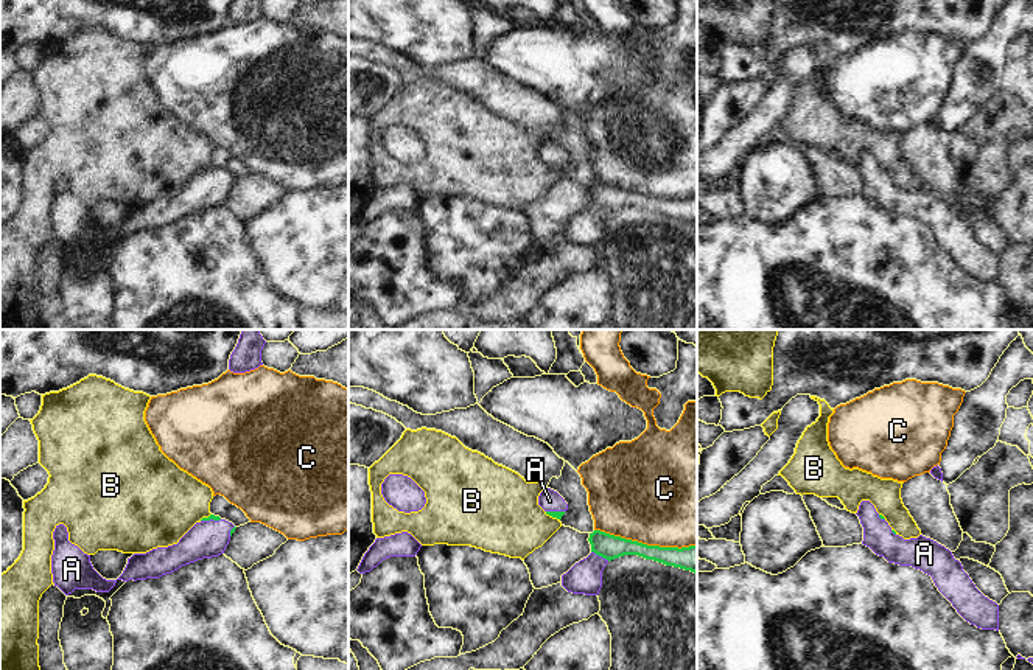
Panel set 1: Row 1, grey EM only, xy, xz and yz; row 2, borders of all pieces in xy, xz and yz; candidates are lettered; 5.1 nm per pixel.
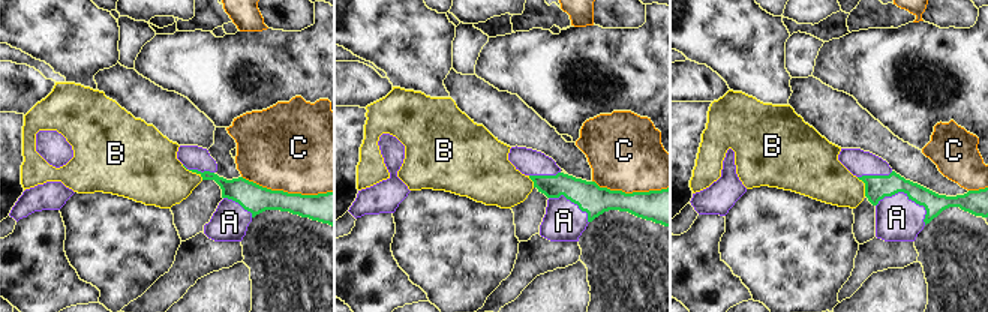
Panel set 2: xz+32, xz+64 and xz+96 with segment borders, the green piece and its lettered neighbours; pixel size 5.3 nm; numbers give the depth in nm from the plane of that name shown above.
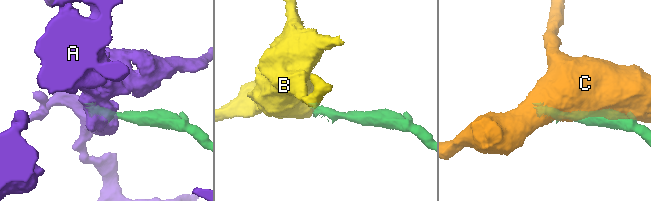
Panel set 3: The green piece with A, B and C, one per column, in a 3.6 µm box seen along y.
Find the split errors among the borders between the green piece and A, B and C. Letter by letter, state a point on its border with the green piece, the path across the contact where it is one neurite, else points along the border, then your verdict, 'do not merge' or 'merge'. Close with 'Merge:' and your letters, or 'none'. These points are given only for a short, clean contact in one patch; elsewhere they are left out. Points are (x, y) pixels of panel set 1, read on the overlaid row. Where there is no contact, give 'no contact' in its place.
A: meets green in xz at (601, 555); merge
B: meets green in xz at (553, 516); border along xz (545, 512), (559, 519); do not merge
C: meets green in xz at (646, 544); do not merge
Merge: A

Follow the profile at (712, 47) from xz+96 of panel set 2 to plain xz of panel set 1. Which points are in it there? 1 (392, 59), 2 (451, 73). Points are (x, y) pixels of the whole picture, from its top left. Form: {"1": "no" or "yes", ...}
{"1": "no", "2": "no"}

